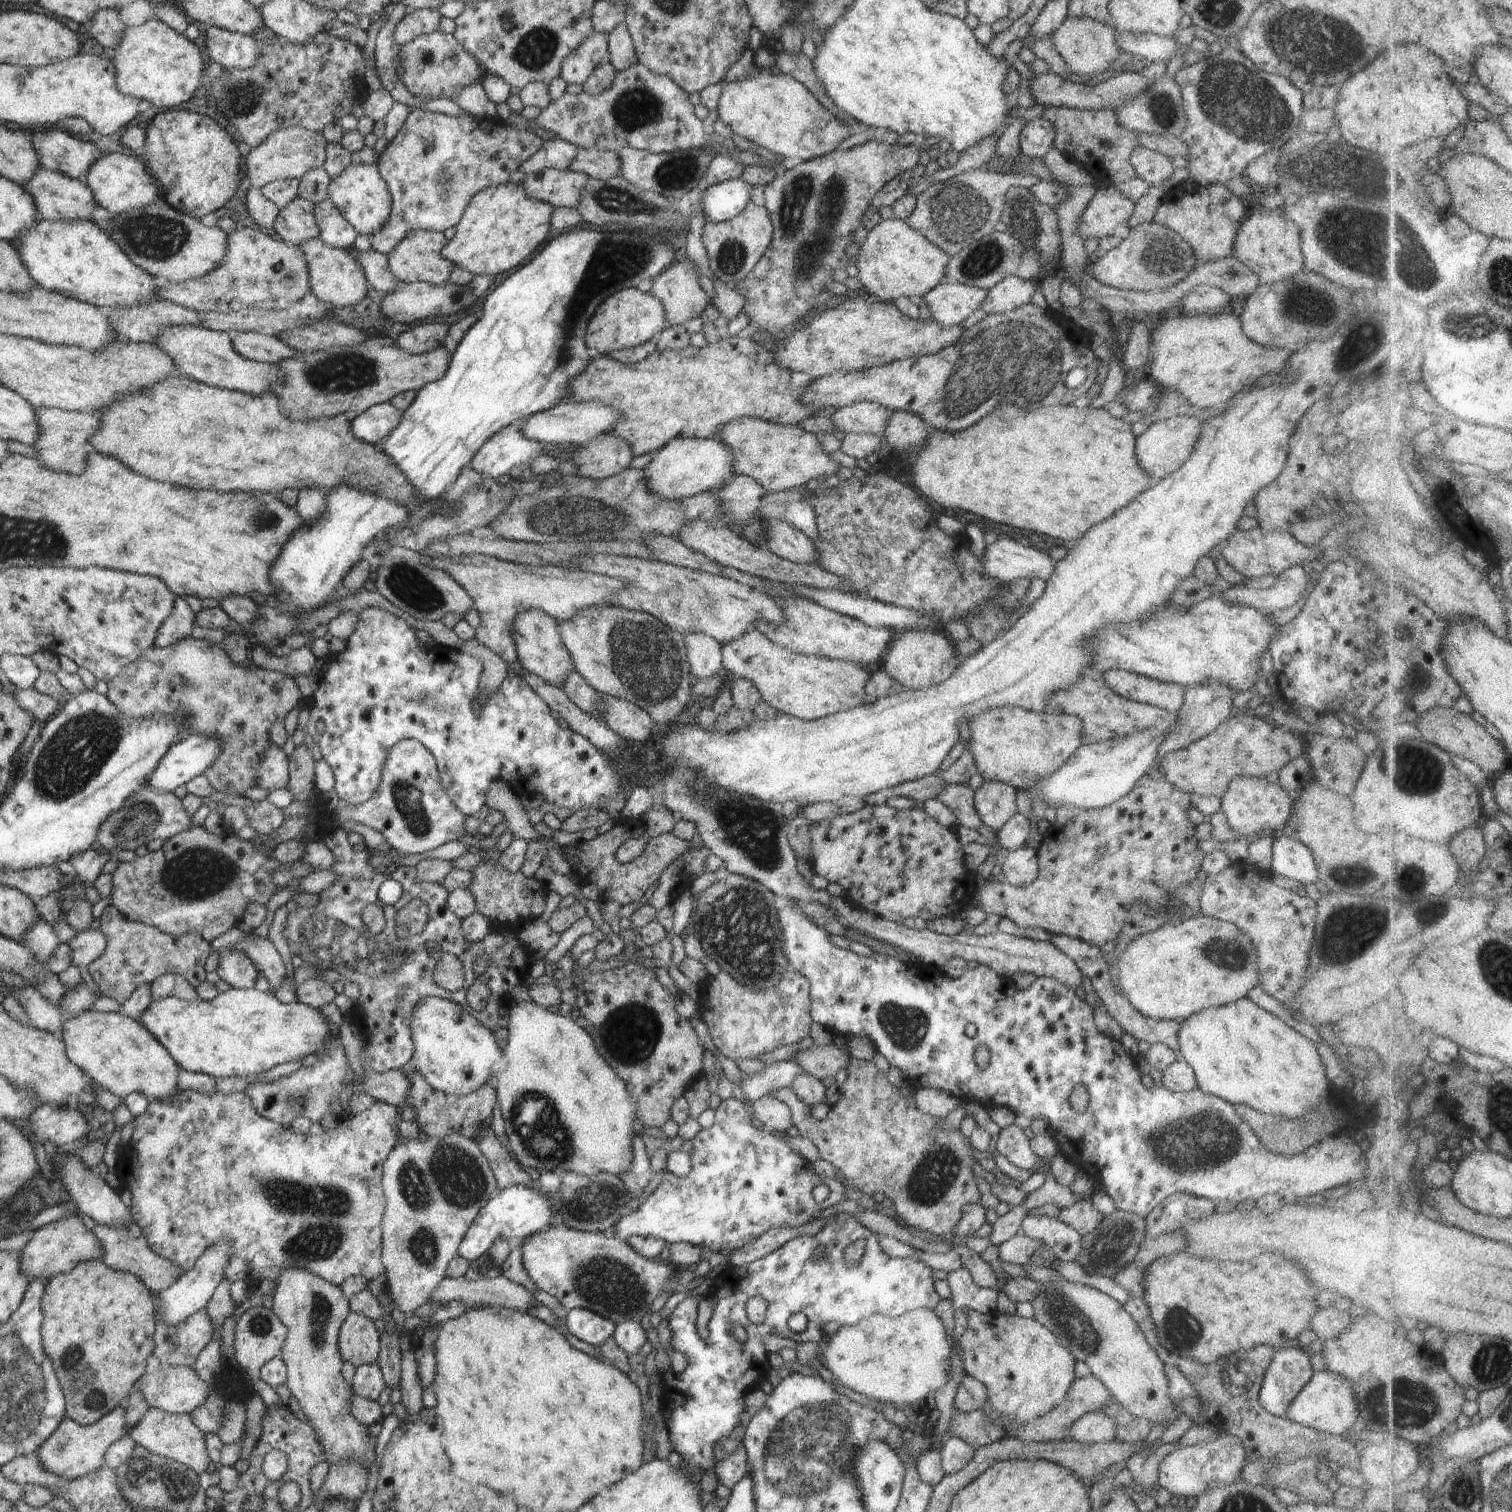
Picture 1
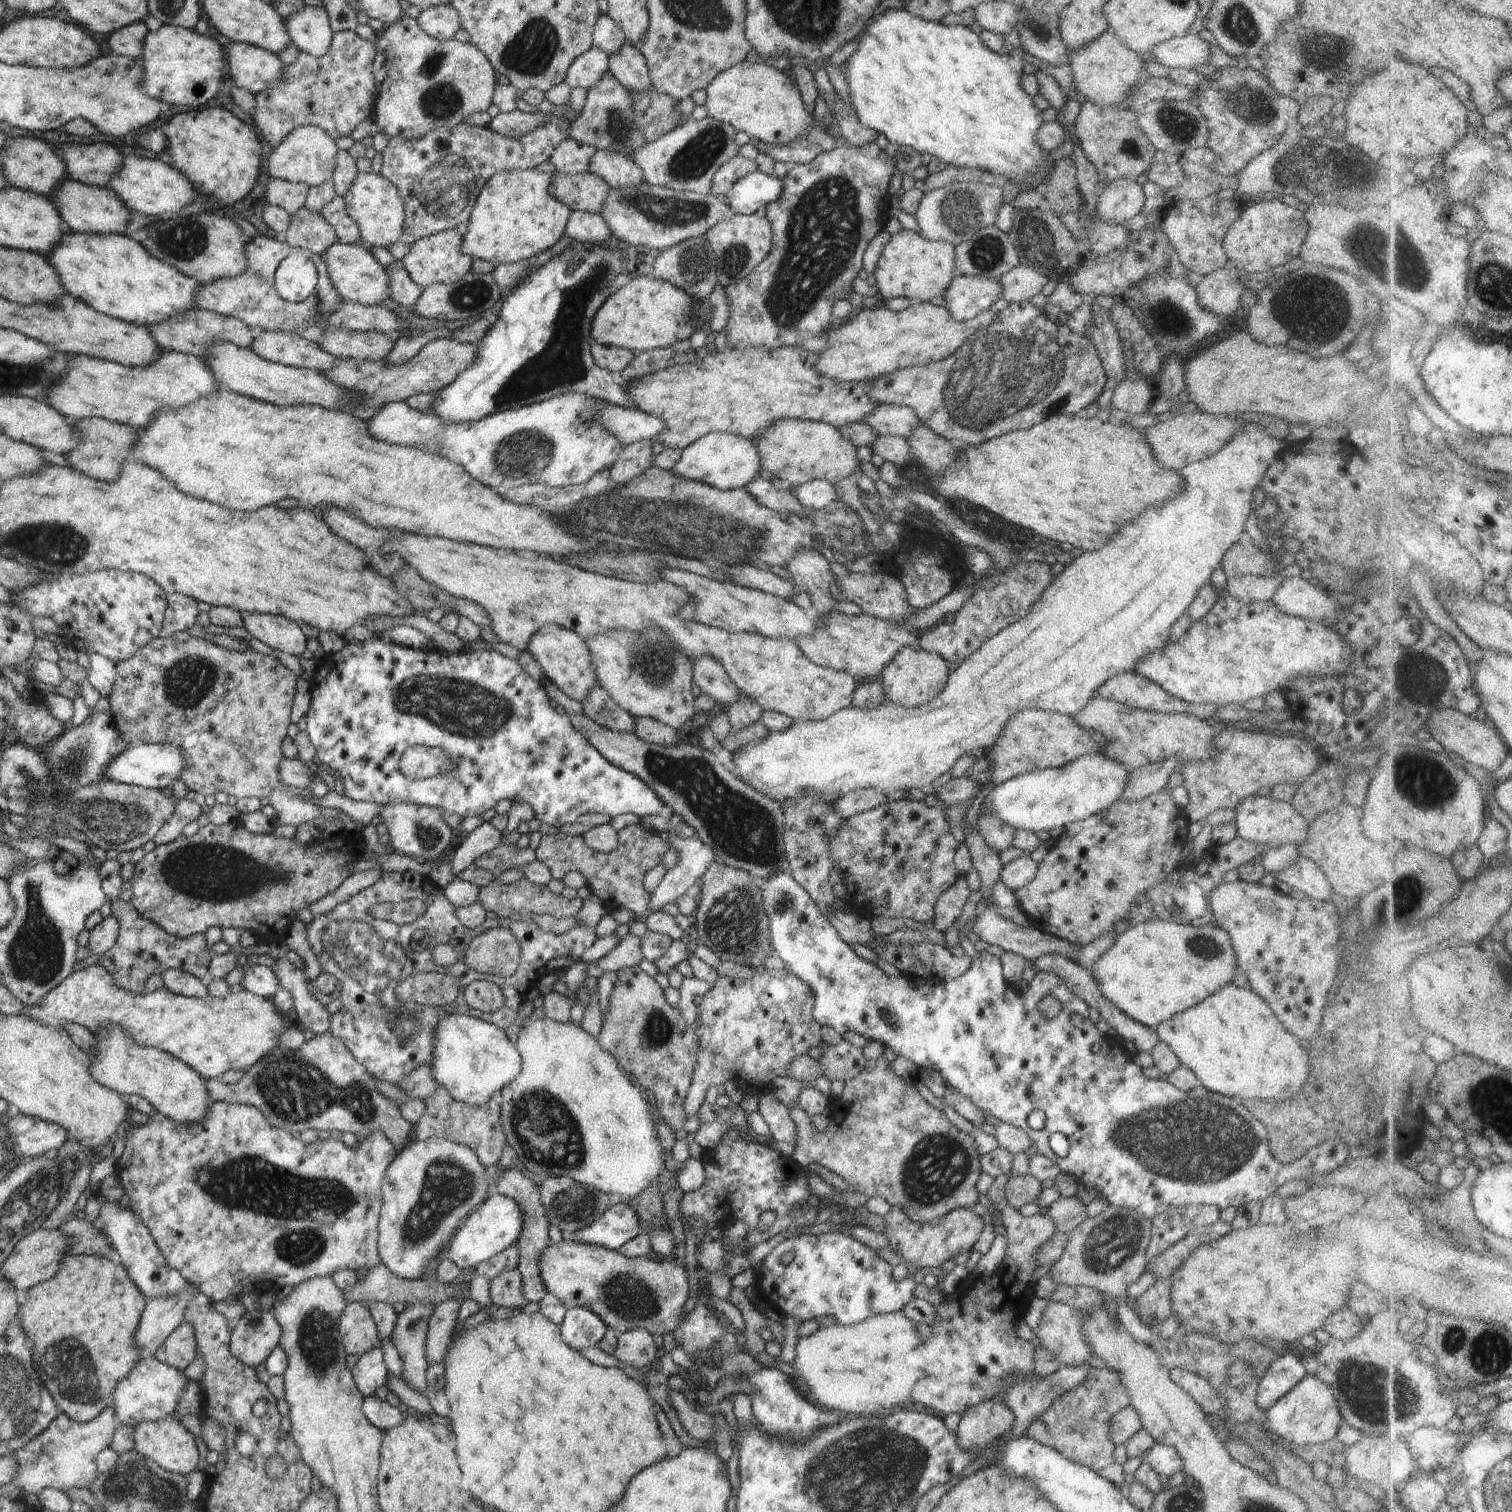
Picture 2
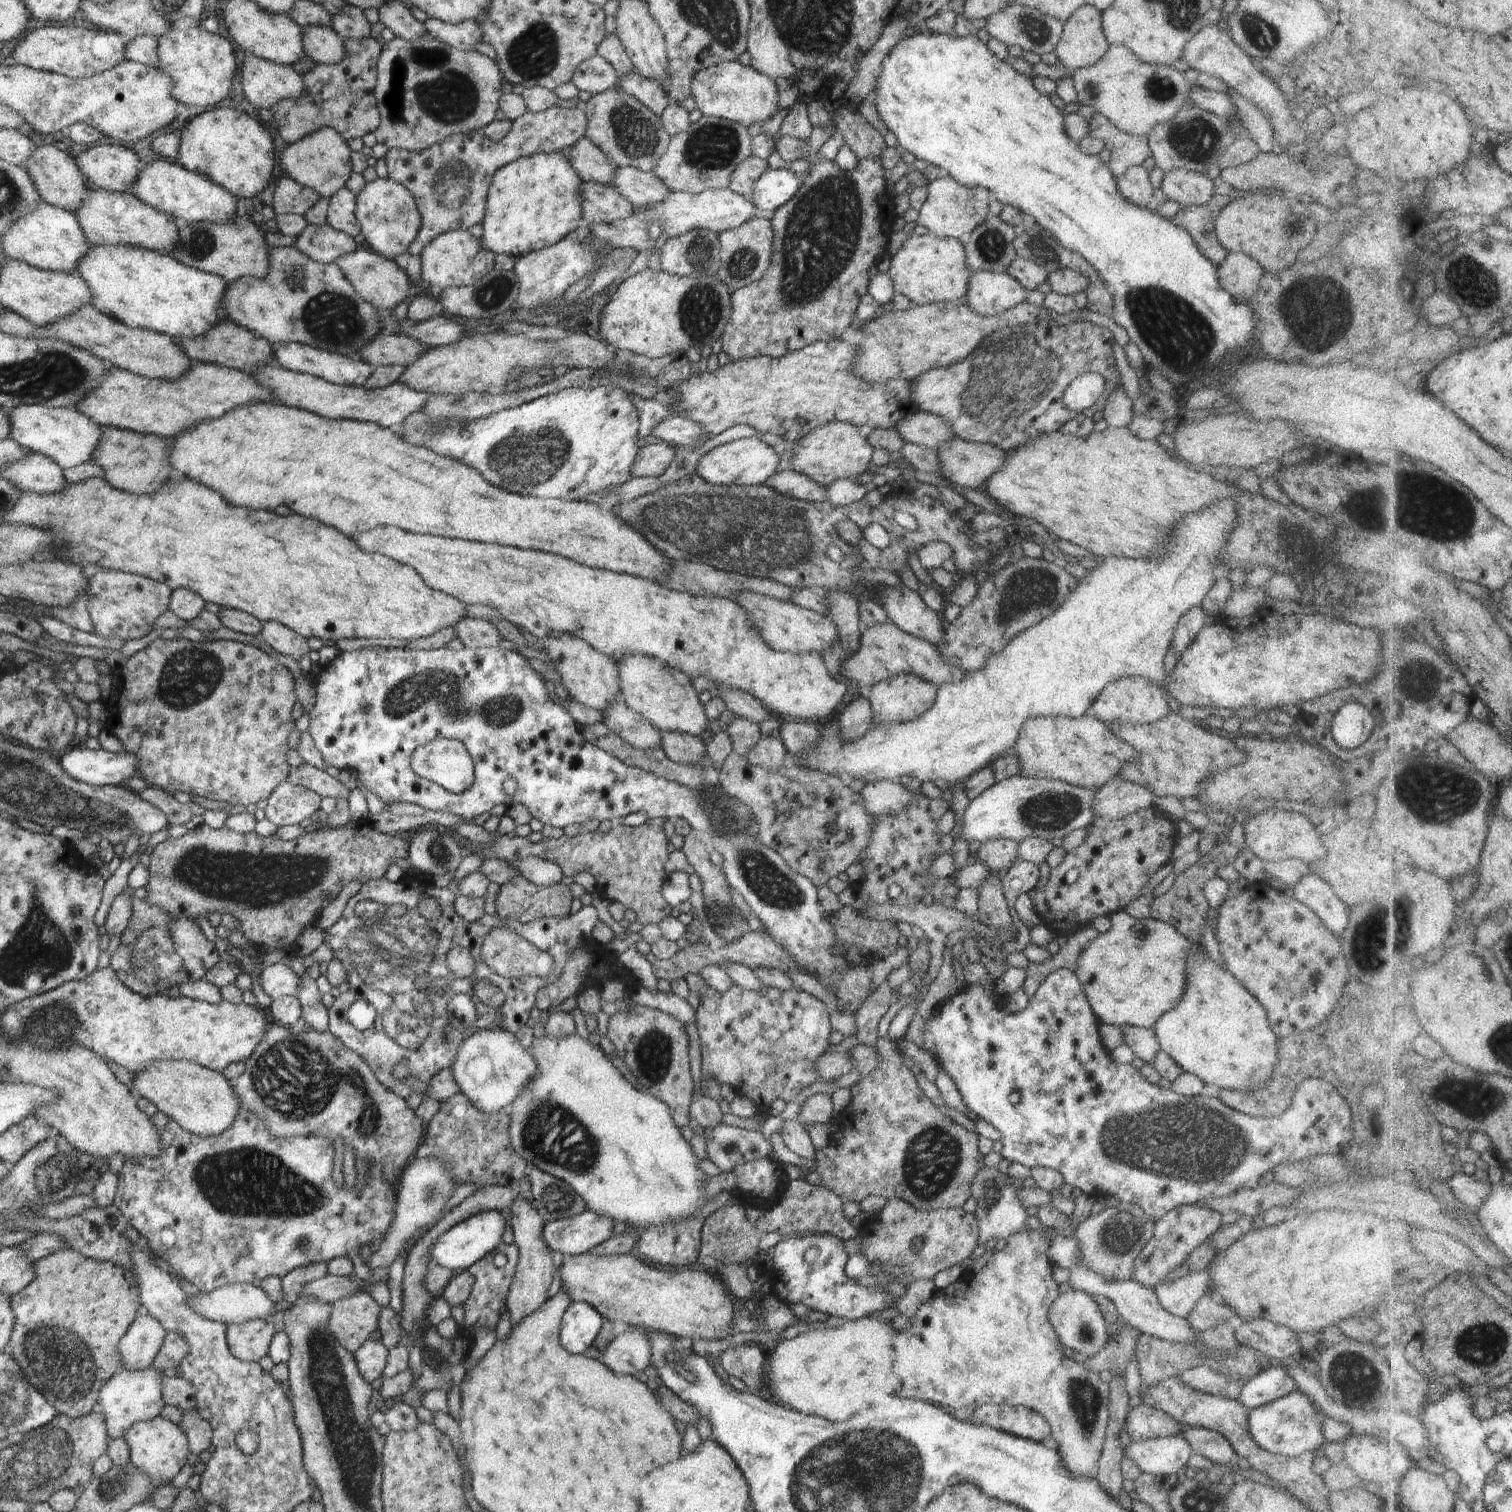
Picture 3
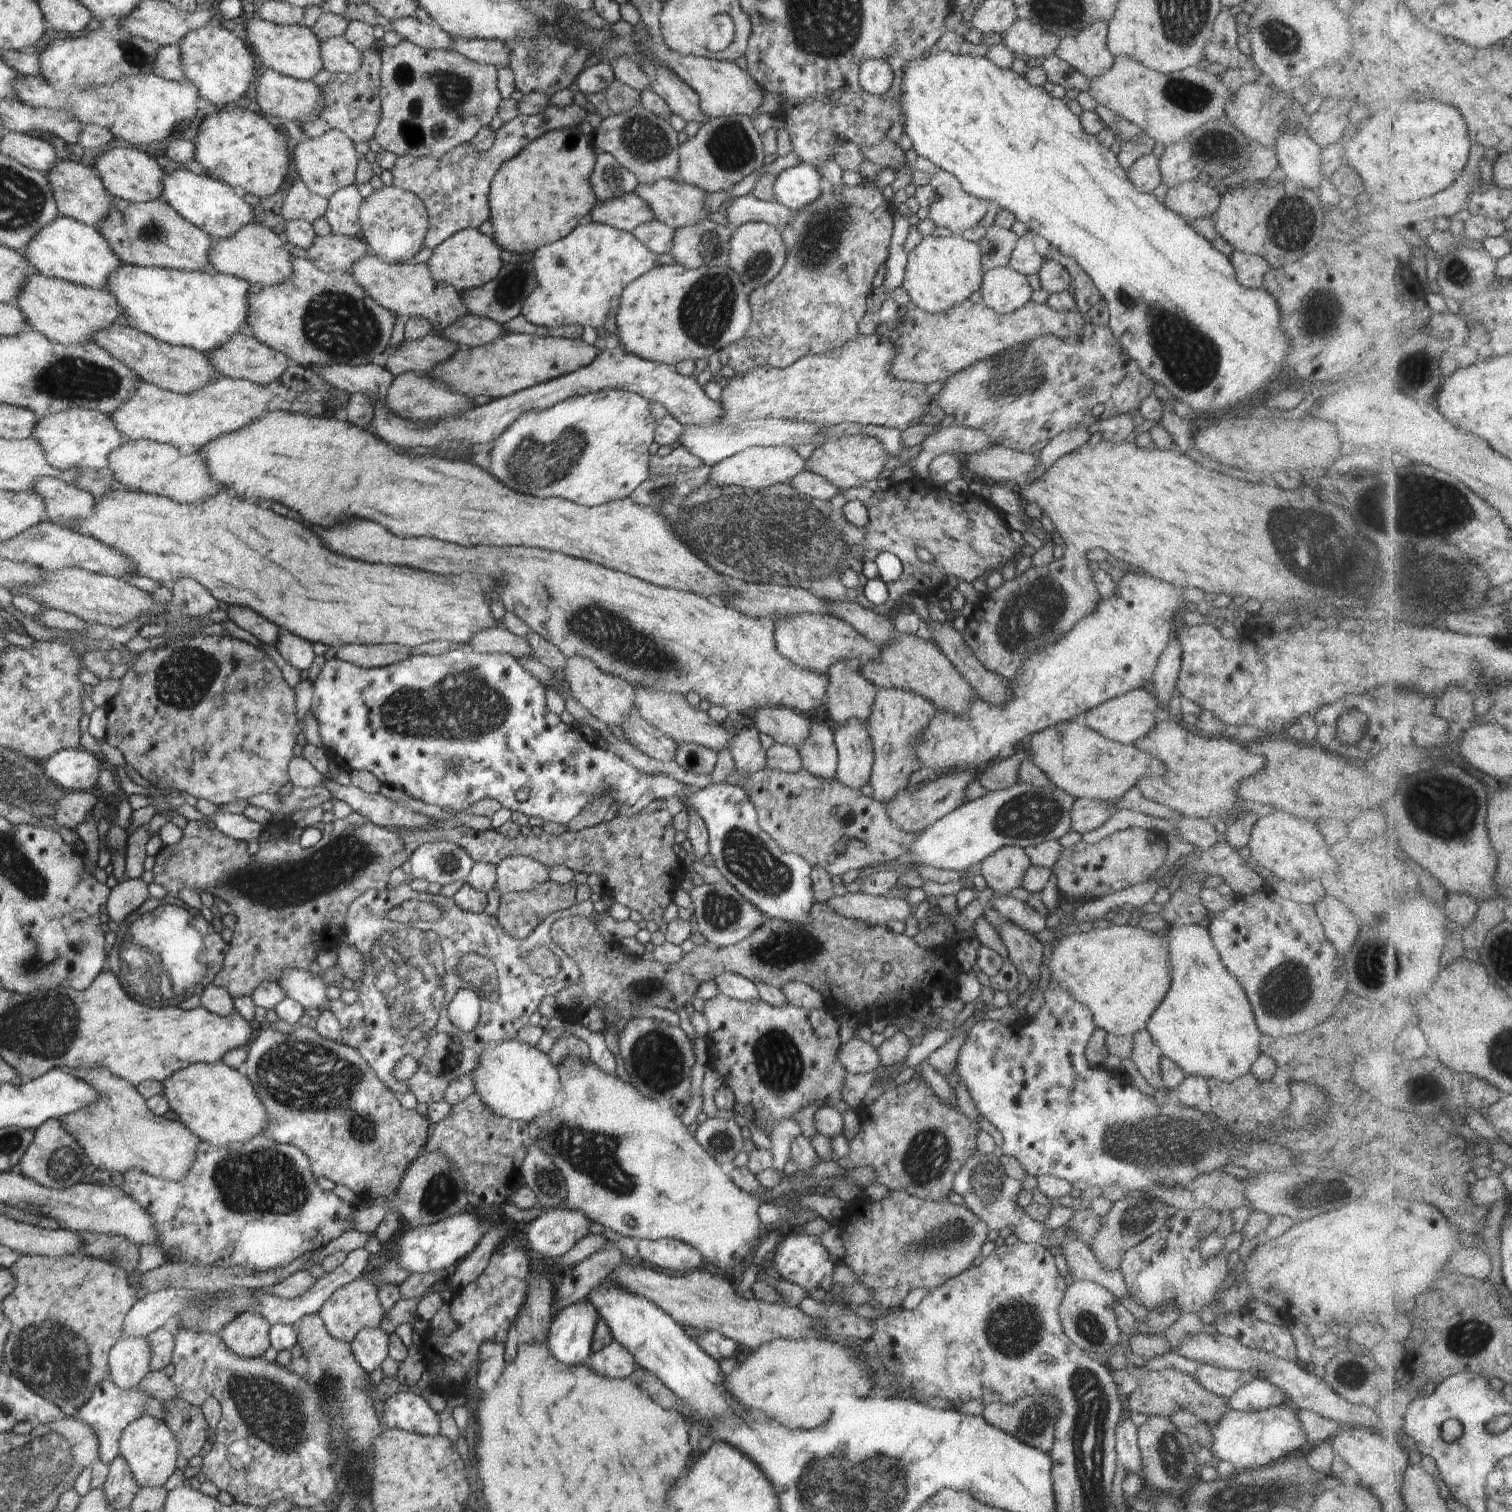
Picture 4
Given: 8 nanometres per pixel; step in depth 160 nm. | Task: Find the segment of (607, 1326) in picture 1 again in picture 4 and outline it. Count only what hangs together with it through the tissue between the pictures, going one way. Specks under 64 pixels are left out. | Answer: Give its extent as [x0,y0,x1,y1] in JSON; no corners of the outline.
[546,1300,599,1366]

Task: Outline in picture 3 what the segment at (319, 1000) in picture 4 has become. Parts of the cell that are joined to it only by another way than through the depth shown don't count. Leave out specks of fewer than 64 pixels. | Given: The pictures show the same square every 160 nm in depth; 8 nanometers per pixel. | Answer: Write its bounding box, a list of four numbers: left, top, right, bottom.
[260,965,298,1000]

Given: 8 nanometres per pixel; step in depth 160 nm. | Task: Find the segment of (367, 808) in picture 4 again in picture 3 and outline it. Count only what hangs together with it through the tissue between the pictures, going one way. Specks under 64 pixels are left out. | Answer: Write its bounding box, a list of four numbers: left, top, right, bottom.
[286,763,350,800]

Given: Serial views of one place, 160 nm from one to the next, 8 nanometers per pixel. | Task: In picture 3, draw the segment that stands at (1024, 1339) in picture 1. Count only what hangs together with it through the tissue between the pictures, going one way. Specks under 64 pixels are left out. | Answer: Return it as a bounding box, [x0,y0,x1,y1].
[1048,1290,1109,1357]

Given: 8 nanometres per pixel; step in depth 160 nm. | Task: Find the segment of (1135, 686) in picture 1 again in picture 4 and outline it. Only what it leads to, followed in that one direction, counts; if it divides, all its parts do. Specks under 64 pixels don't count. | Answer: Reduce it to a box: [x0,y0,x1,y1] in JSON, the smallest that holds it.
[1084,688,1161,746]

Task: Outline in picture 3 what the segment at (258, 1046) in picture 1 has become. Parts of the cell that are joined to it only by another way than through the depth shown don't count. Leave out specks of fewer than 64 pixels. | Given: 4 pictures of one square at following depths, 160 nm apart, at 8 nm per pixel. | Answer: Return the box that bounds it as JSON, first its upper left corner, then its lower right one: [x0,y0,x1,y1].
[1,967,271,1074]

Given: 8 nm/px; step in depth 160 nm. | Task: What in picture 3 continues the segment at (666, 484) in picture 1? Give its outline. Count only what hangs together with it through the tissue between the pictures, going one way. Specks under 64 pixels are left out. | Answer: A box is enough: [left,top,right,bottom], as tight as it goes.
[695,437,780,486]

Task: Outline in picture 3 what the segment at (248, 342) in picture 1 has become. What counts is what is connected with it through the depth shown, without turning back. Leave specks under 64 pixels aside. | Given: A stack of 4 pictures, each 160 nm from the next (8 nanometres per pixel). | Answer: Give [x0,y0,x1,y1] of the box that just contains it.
[271,343,375,387]

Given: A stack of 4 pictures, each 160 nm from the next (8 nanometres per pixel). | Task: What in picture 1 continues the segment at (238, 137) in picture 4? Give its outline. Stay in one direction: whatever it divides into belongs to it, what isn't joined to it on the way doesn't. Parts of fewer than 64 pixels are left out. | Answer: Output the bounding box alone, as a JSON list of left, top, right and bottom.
[138,108,245,219]

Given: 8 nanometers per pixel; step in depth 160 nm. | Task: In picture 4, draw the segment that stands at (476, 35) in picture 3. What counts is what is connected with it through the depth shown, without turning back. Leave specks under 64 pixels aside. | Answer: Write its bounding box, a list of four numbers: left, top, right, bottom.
[451,36,509,68]

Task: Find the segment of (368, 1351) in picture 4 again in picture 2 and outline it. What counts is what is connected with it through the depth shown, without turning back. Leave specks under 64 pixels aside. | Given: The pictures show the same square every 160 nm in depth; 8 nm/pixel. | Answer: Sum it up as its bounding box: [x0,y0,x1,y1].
[351,1346,389,1398]

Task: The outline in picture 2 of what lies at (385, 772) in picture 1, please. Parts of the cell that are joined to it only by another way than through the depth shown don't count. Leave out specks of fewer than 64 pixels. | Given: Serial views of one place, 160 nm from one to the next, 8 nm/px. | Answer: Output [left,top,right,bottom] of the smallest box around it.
[378,745,457,861]

